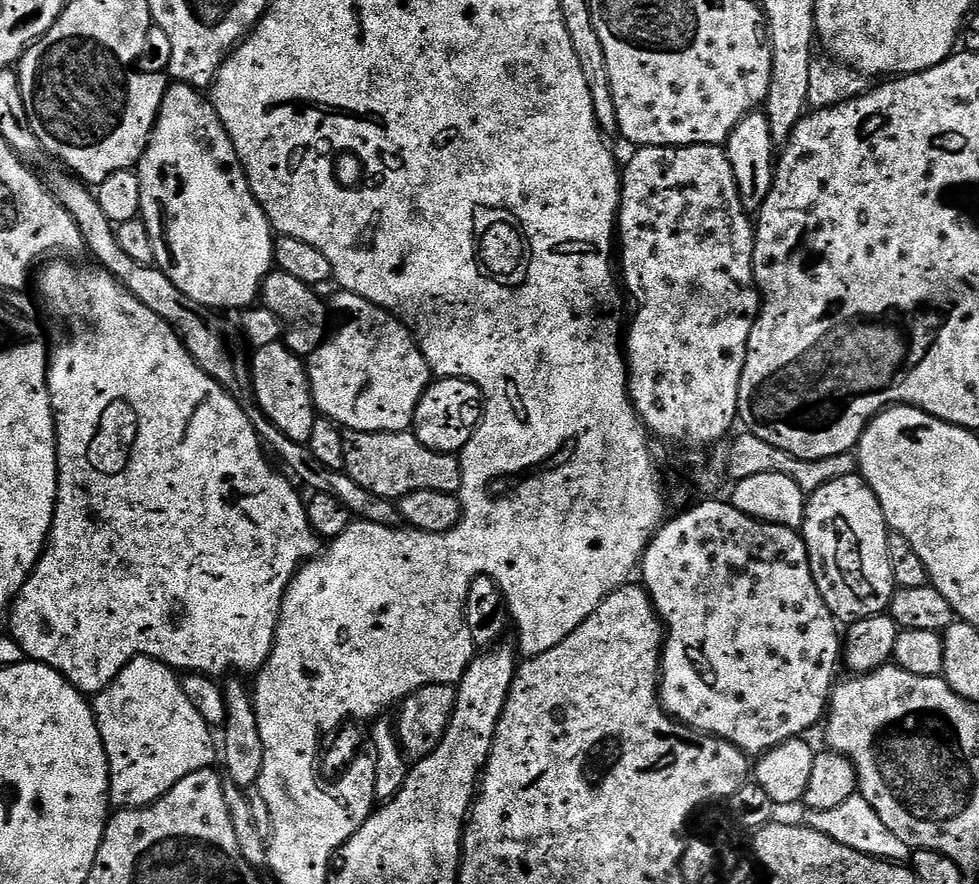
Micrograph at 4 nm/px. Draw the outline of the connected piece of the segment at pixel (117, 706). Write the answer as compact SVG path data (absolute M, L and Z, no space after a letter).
M135 656L129 660L116 679L102 692L95 693L92 713L104 743L108 759L108 790L113 801L120 806L153 804L175 786L182 778L199 768L211 768L217 763L218 748L212 745L213 729L184 693L183 683L176 680L177 673L163 660L152 656Z

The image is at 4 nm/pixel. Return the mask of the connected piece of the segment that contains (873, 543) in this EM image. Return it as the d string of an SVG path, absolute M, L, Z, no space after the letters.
M853 474L831 480L817 492L811 493L804 505L802 535L804 545L808 548L808 565L818 586L818 594L822 594L826 606L837 621L851 622L867 616L879 616L887 609L891 595L897 589L888 558L890 529L884 521L882 506L874 490L865 482L863 476Z

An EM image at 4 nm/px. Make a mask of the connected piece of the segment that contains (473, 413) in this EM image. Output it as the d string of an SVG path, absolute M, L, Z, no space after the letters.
M436 378L420 395L416 407L414 435L430 450L456 454L467 444L482 415L480 389L469 380Z

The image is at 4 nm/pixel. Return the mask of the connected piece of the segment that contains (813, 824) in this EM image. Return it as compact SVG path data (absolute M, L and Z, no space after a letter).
M853 794L850 798L846 798L840 806L834 806L834 810L822 810L821 812L810 810L801 802L787 805L783 812L783 819L787 823L802 824L818 830L822 834L834 838L834 842L842 842L842 846L850 846L850 850L858 850L862 854L879 860L904 862L909 859L908 844L894 838L894 834L890 830L886 830L886 826L878 818L878 814L874 814L870 802L866 802L866 798L862 795Z

